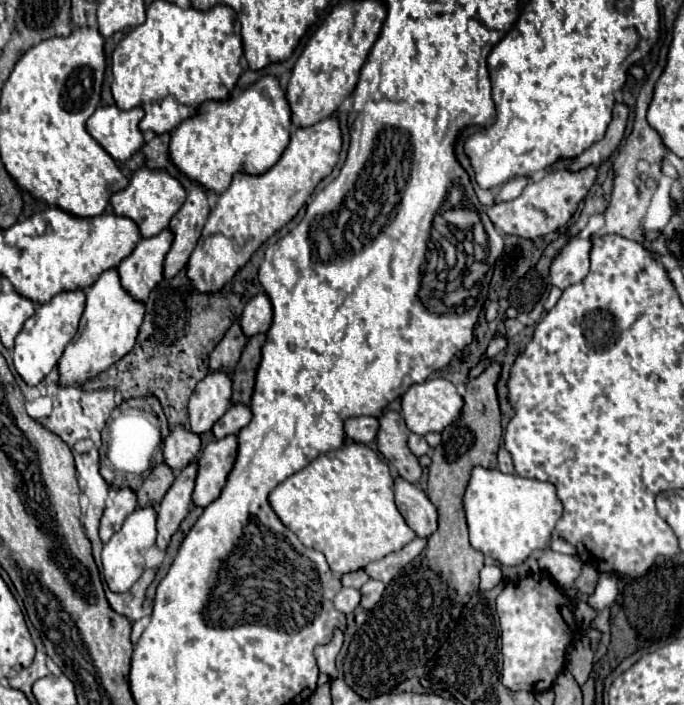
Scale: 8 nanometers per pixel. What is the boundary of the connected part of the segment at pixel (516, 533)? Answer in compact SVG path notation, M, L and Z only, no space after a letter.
M475 467L465 491L465 513L469 525L471 547L501 565L521 565L533 551L549 545L563 505L557 499L555 487L537 479L505 475L499 469Z

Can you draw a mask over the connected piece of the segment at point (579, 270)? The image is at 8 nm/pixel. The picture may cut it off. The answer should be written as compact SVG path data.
M577 235L571 237L559 255L551 263L551 285L557 289L567 289L569 285L579 283L589 271L589 253L591 253L591 237Z

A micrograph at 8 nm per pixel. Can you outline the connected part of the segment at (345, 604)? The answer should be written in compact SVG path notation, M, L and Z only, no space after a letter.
M343 587L343 589L335 595L333 605L335 605L337 611L349 615L349 613L353 613L353 611L359 607L359 601L361 601L361 595L359 595L357 589L347 589L347 587Z

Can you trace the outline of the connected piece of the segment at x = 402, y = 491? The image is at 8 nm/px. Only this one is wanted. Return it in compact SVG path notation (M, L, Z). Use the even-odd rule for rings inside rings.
M395 477L395 503L407 525L419 537L429 537L437 529L437 509L415 483Z

